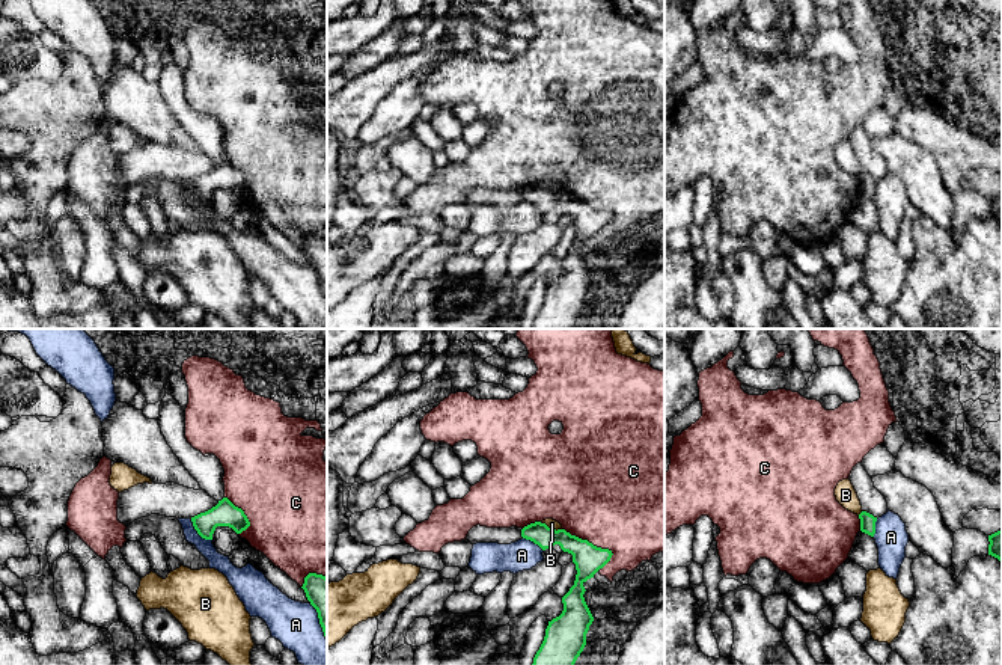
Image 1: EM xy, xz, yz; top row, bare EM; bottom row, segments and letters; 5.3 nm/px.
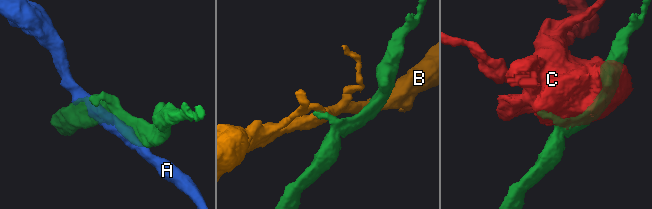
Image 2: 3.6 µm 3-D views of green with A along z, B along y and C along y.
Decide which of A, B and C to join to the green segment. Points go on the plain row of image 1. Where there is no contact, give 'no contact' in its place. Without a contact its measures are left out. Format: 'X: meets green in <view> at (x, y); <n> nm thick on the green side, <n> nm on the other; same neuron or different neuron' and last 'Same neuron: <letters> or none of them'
A: meets green in xy at (198, 195); 140 nm thick on the green side, 90 nm on the other; different neuron
B: meets green in xz at (550, 190); 150 nm thick on the green side, 50 nm on the other; different neuron
C: meets green in xz at (591, 205); 160 nm thick on the green side, 500 nm on the other; different neuron
Same neuron: none of them

